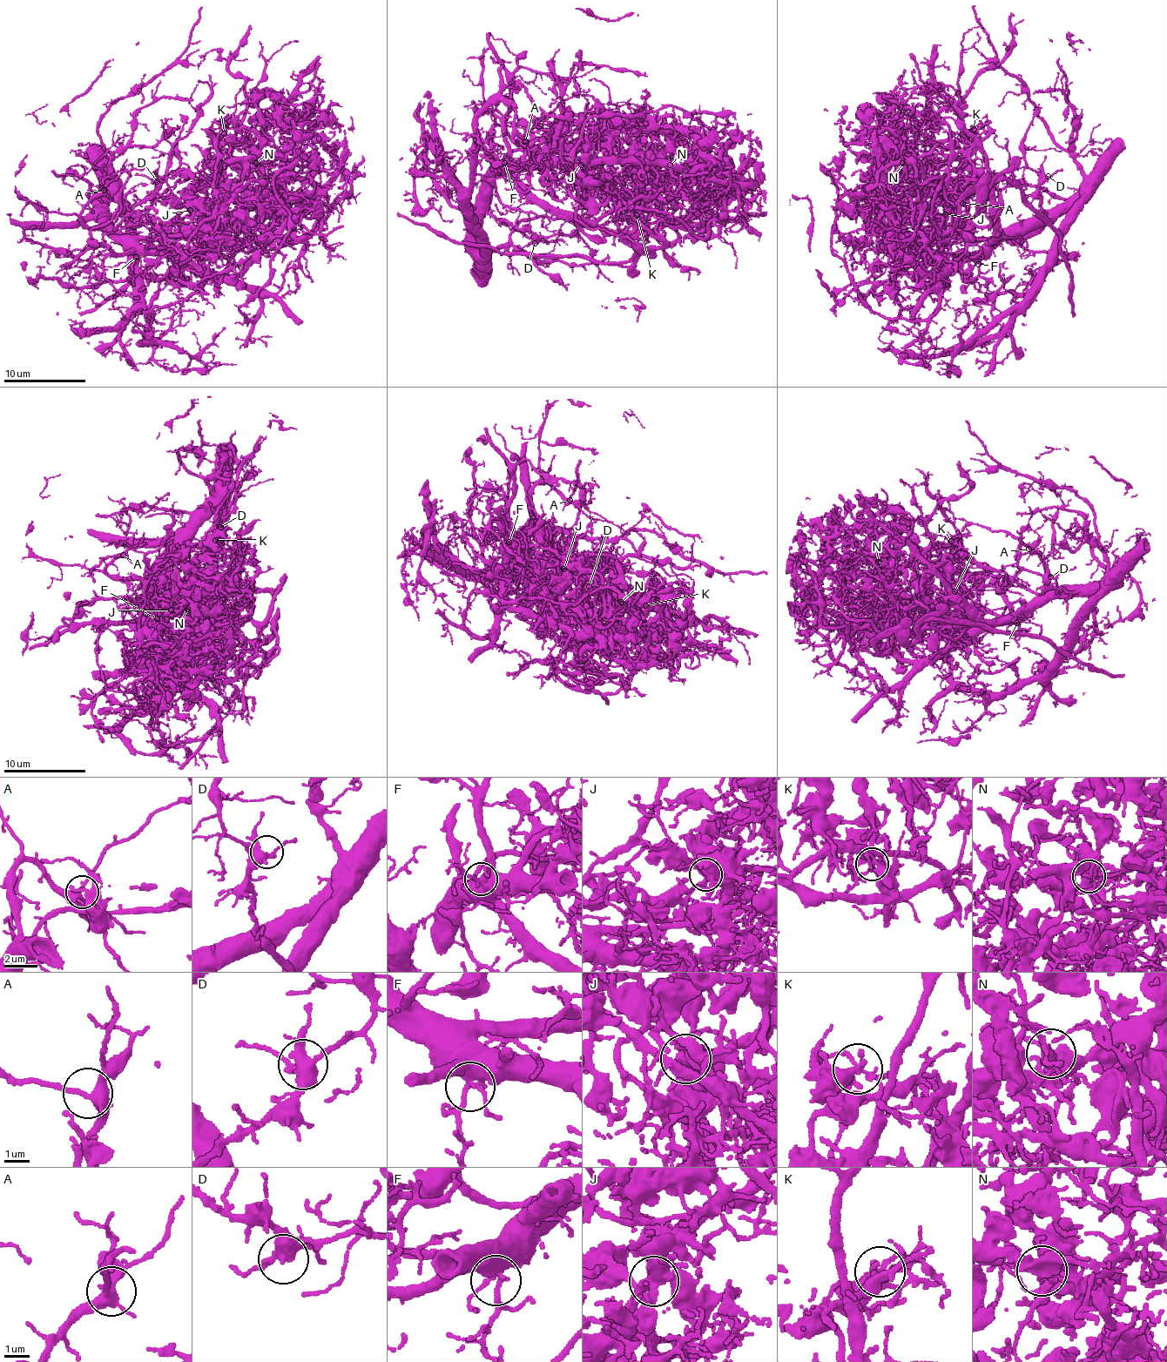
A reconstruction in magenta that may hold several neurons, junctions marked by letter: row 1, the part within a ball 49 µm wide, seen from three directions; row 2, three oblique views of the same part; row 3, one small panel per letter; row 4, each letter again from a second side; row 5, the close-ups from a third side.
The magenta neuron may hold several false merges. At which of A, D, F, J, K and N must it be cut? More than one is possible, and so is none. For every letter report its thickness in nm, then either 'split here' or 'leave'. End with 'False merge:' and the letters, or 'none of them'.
A: 360 nm thick; leave
D: 360 nm thick; leave
F: 400 nm thick; leave
J: 360 nm thick; leave
K: 320 nm thick; split here
N: 260 nm thick; split here
False merge: K, N

